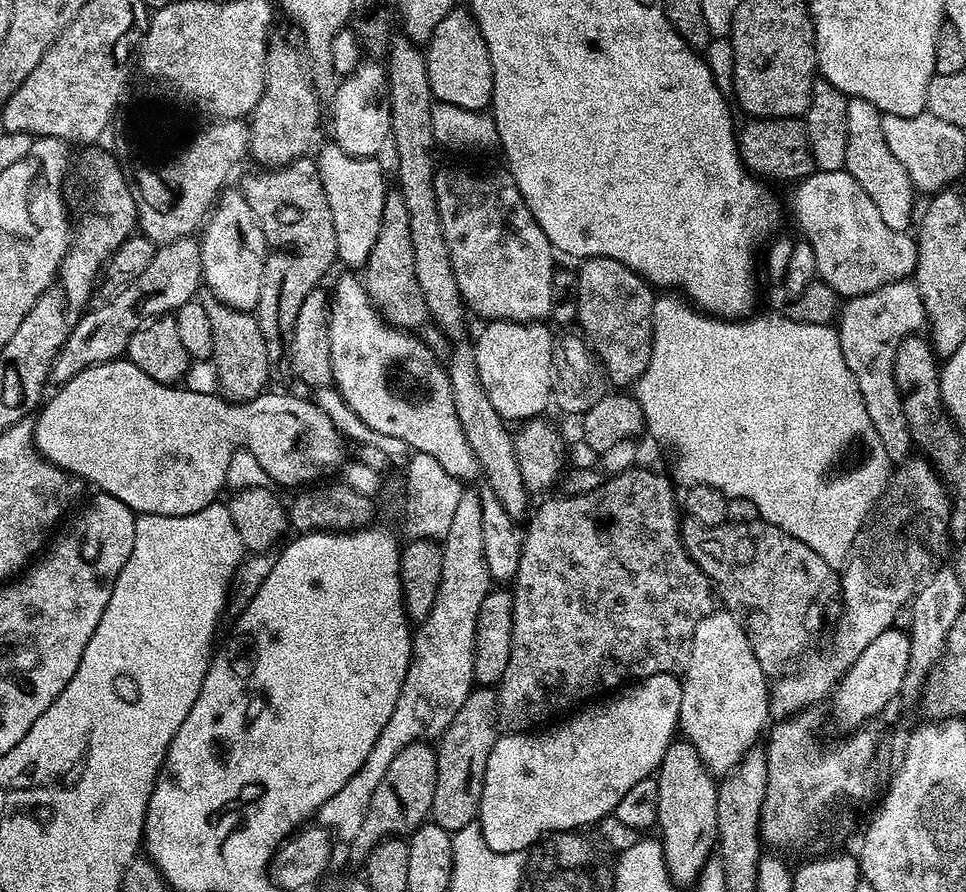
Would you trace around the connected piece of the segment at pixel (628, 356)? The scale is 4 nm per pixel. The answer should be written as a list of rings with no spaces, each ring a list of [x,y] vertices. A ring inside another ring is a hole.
[[[589,256],[581,264],[576,276],[577,321],[584,327],[582,335],[611,383],[635,385],[652,357],[657,293],[643,276],[614,258]]]

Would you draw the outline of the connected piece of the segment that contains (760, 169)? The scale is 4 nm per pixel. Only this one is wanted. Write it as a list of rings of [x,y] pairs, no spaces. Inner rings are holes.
[[[769,116],[767,118],[752,118],[749,124],[739,129],[738,143],[740,158],[744,167],[757,178],[769,176],[772,180],[792,180],[799,182],[811,176],[816,163],[810,150],[808,129],[803,119],[794,116]]]

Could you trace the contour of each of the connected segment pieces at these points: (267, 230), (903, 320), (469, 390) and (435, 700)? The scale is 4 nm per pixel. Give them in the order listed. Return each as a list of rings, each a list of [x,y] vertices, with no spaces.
[[[301,158],[280,167],[269,167],[267,170],[252,172],[244,180],[242,191],[250,210],[262,226],[262,234],[268,243],[268,255],[264,257],[262,270],[262,294],[258,294],[258,306],[254,315],[266,338],[269,365],[284,364],[286,360],[286,341],[291,337],[298,306],[302,306],[306,294],[321,283],[320,279],[337,263],[336,239],[334,238],[334,218],[330,218],[330,202],[326,202],[326,190],[322,190],[322,178],[315,159]]]
[[[911,279],[895,280],[873,292],[845,299],[838,312],[842,363],[848,368],[848,375],[864,400],[864,415],[884,447],[883,455],[892,462],[909,459],[911,452],[908,451],[914,448],[904,403],[896,385],[894,358],[905,336],[919,333],[919,328],[925,324],[924,303]]]
[[[471,343],[458,345],[453,350],[452,357],[446,360],[446,367],[454,394],[454,406],[458,410],[466,442],[470,442],[470,446],[476,452],[476,461],[480,464],[483,479],[488,479],[487,487],[498,498],[498,502],[502,502],[502,510],[506,510],[506,514],[510,514],[512,520],[523,521],[530,512],[530,507],[528,508],[530,493],[522,482],[522,474],[518,470],[516,451],[512,445],[513,433],[498,414],[498,410],[494,410],[490,398],[486,398],[486,390],[478,378],[475,347]]]
[[[468,490],[463,493],[449,529],[442,537],[440,553],[442,582],[438,582],[438,594],[434,598],[430,614],[418,625],[412,637],[412,661],[406,670],[402,690],[398,694],[398,706],[394,714],[390,714],[390,722],[386,722],[382,734],[378,734],[378,742],[374,742],[370,754],[366,754],[366,762],[362,762],[358,774],[354,774],[354,778],[350,778],[350,782],[346,782],[346,786],[342,786],[338,794],[334,794],[334,798],[327,800],[318,813],[319,827],[328,829],[337,841],[350,842],[354,834],[358,834],[362,818],[366,818],[366,806],[370,806],[370,798],[374,798],[374,790],[378,790],[378,785],[382,783],[382,777],[386,775],[390,762],[394,762],[394,757],[406,746],[442,735],[450,722],[454,722],[454,714],[462,710],[462,702],[466,702],[474,687],[474,630],[478,626],[478,610],[482,610],[482,598],[486,598],[490,591],[486,554],[482,550],[482,506],[475,491],[472,493]]]

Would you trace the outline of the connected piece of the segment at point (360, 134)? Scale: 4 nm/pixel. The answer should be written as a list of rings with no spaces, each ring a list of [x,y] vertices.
[[[361,59],[360,64],[349,76],[339,81],[332,96],[331,139],[346,154],[379,157],[380,151],[389,147],[392,138],[392,115],[388,105],[388,74],[383,63]]]

